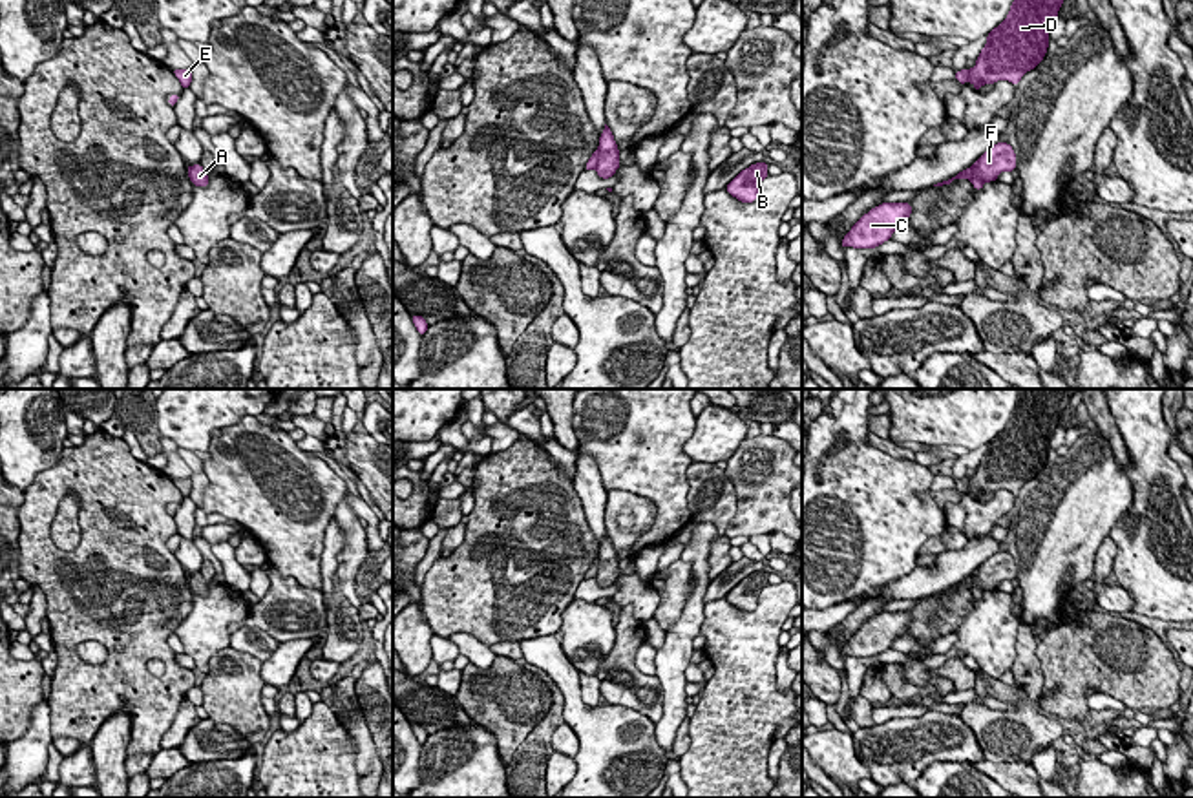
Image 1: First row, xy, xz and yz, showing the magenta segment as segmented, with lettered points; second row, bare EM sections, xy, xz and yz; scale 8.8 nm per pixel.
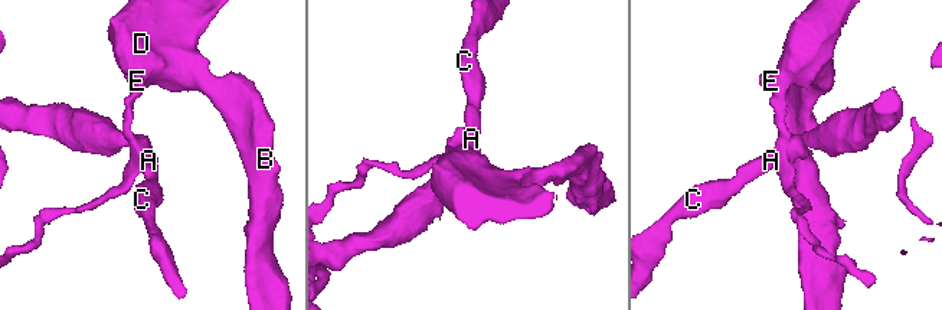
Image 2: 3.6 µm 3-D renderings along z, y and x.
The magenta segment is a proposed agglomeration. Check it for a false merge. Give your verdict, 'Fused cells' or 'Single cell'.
Fused cells

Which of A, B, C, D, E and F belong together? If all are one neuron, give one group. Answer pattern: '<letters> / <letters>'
A C F / B D E

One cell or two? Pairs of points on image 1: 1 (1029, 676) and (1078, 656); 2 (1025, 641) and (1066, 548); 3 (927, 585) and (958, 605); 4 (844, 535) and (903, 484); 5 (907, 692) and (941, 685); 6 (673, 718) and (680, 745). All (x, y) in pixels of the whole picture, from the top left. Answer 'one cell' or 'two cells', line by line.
1: two cells
2: two cells
3: two cells
4: one cell
5: one cell
6: two cells

